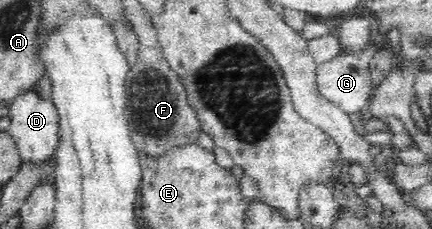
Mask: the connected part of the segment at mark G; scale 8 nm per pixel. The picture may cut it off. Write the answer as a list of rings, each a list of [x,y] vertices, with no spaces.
[[[365,46],[365,50],[359,52],[344,52],[338,58],[325,62],[316,68],[316,81],[318,89],[347,114],[353,112],[364,112],[369,105],[367,100],[371,96],[371,68],[369,63],[377,51],[377,47]]]

